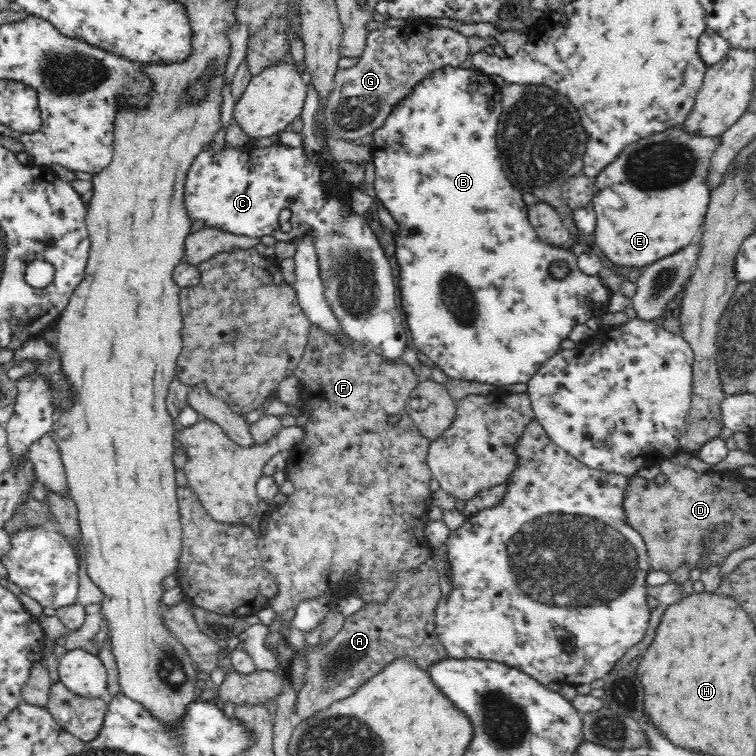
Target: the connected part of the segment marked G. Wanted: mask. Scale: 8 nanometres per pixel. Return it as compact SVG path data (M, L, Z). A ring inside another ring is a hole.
M426 23L413 25L406 25L404 27L399 28L382 28L374 30L368 33L367 36L367 50L360 56L360 60L356 62L355 66L352 66L347 69L342 69L340 67L336 70L336 78L334 83L334 92L330 94L328 98L328 106L326 106L327 110L327 122L329 126L331 126L331 134L337 136L338 138L346 139L346 140L354 140L358 142L362 136L366 136L366 134L373 134L375 130L380 129L386 122L386 120L391 116L391 113L395 110L395 106L399 105L400 102L404 101L404 98L408 98L410 94L412 94L412 90L415 90L416 86L420 84L429 74L434 73L436 70L444 69L450 66L451 68L460 68L466 60L468 60L468 56L472 53L469 38L466 37L462 32L458 30L454 30L452 28L433 28Z

